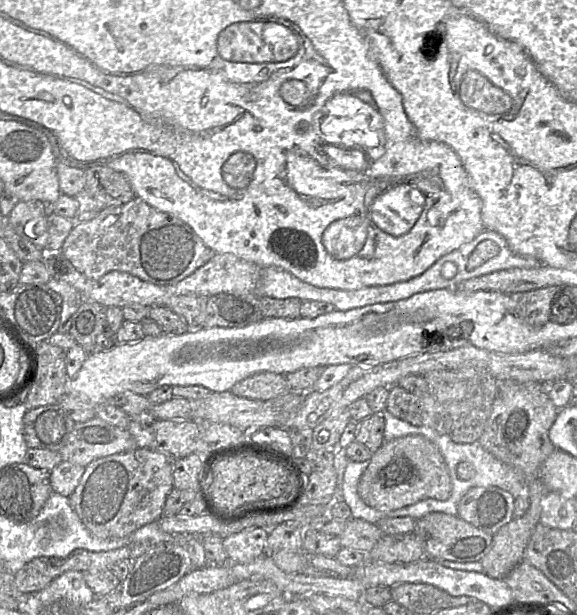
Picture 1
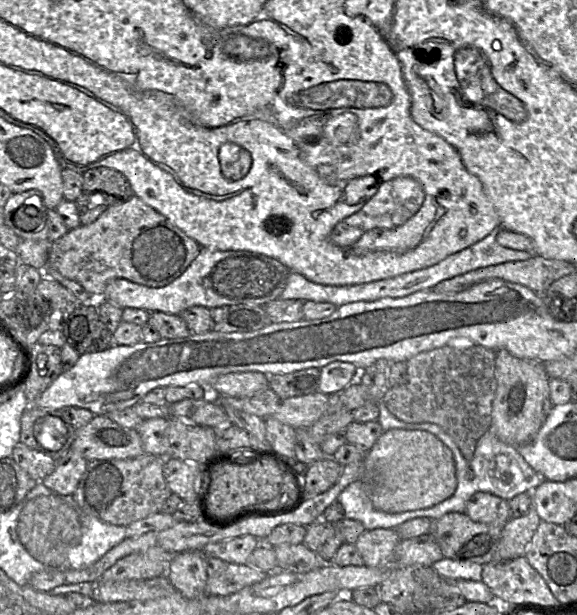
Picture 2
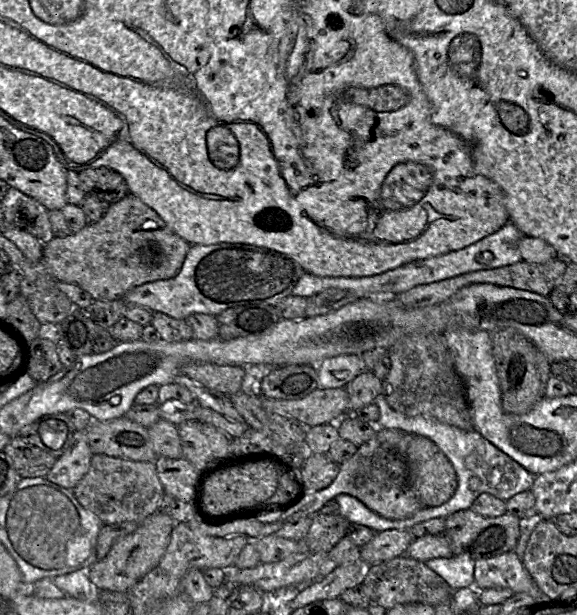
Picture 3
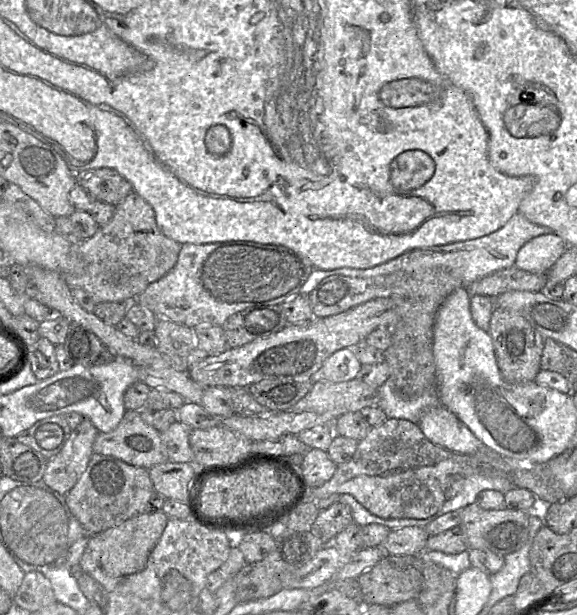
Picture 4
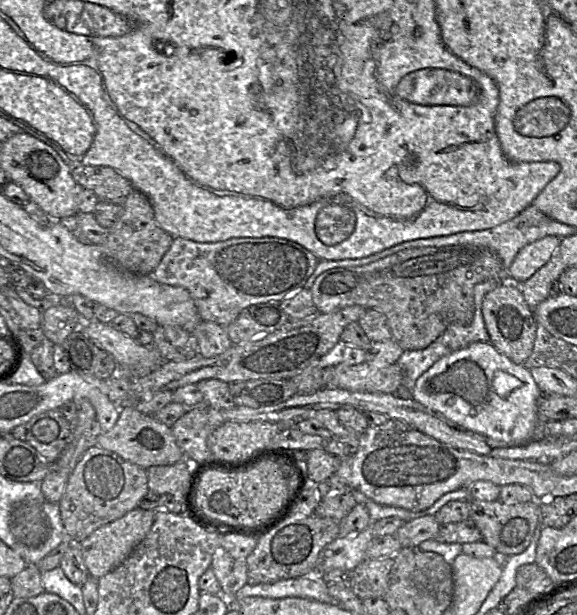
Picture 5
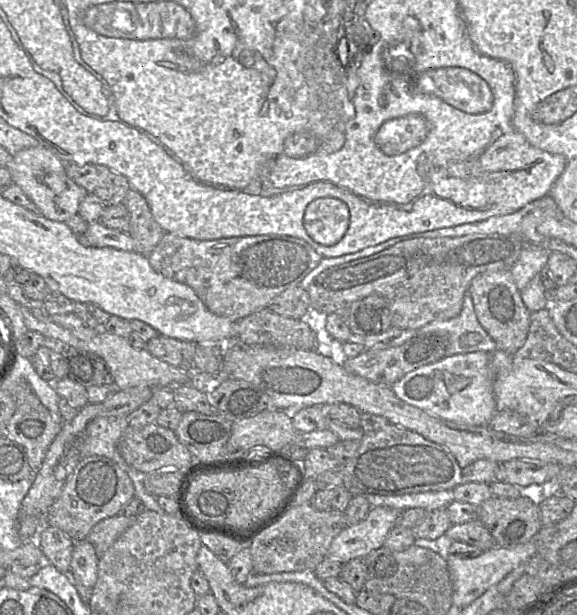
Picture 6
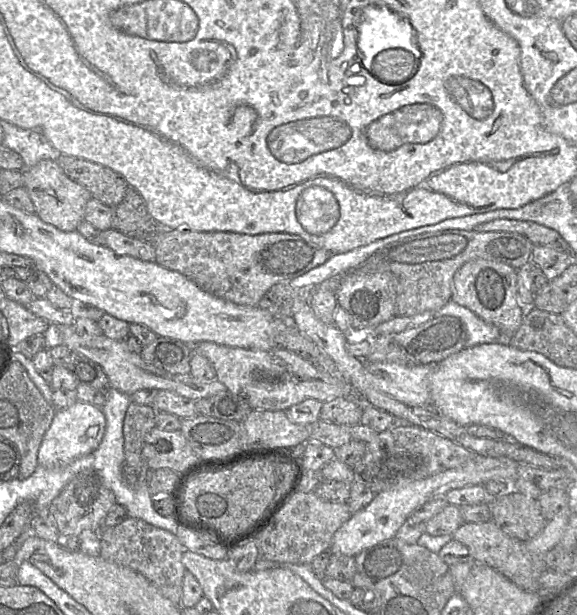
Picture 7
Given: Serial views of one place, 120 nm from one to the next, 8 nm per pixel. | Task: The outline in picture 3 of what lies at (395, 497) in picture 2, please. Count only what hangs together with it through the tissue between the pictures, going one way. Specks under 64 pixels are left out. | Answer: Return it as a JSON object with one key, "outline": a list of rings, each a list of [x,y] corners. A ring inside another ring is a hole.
{"outline":[[[380,428],[376,437],[386,450],[396,450],[405,459],[409,485],[423,507],[438,507],[446,503],[458,487],[456,471],[441,449],[429,438],[401,429]]]}

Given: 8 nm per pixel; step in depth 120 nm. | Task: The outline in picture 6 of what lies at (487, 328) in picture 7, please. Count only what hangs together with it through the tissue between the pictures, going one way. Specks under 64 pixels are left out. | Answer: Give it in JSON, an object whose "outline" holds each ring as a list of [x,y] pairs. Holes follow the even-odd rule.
{"outline":[[[468,290],[464,296],[461,313],[457,317],[431,322],[417,331],[447,335],[446,357],[473,352],[491,353],[499,349],[497,343],[479,323]]]}

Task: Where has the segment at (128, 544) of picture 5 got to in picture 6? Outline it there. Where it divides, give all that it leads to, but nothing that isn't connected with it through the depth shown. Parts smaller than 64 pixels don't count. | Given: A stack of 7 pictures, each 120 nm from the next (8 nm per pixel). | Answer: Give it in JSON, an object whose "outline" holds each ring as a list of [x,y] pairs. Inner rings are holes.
{"outline":[[[119,513],[99,521],[91,529],[86,540],[94,546],[98,558],[134,523],[135,517]]]}

